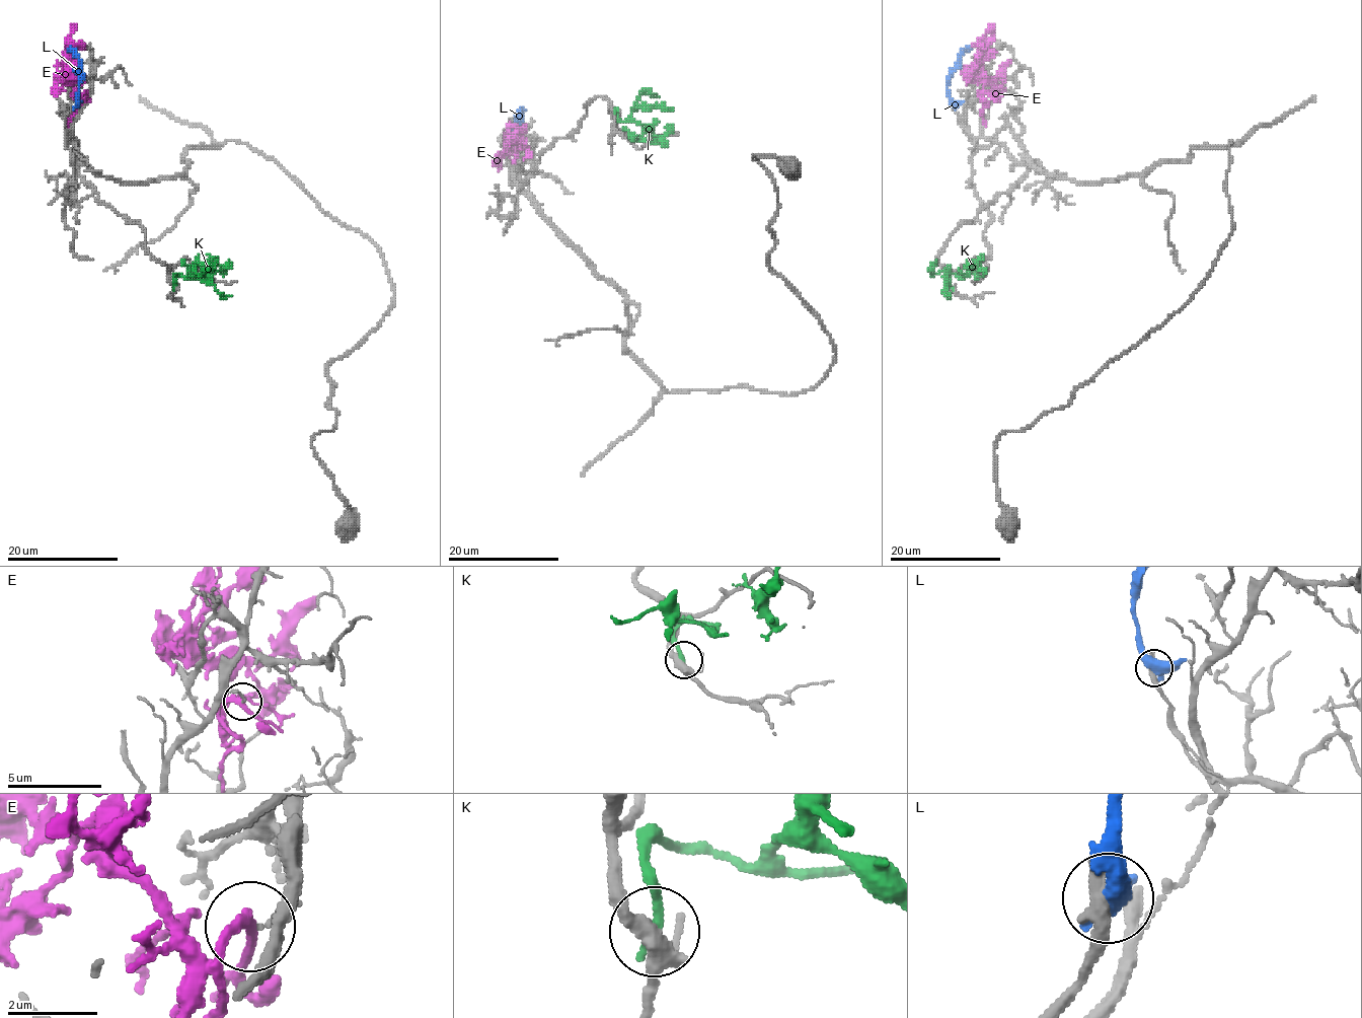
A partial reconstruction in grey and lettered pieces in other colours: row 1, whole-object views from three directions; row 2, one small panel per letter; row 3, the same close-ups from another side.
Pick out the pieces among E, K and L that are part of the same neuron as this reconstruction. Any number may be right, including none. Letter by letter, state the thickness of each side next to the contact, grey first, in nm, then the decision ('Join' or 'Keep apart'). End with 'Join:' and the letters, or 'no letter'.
E: Thickness 90 nm (grey) against 240 nm. Keep apart
K: Thickness 360 nm (grey) against 240 nm. Keep apart
L: Thickness 440 nm (grey) against 500 nm. Keep apart
Join: no letter

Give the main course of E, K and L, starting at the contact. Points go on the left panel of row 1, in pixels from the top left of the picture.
E: (86, 91), (81, 95), (71, 84), (64, 68), (66, 46), (71, 37), (73, 23)
K: (173, 285), (175, 274), (200, 278), (211, 260), (230, 267)
L: (77, 104), (78, 58), (68, 48)

